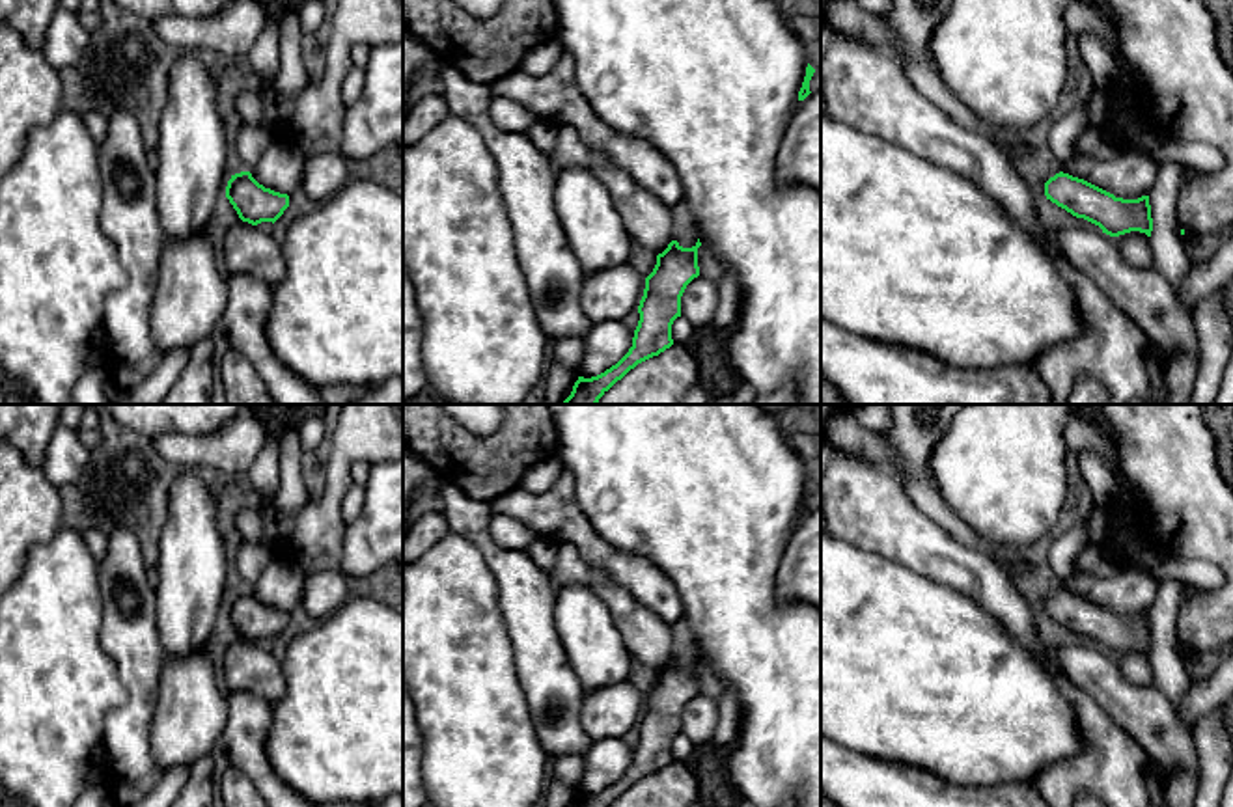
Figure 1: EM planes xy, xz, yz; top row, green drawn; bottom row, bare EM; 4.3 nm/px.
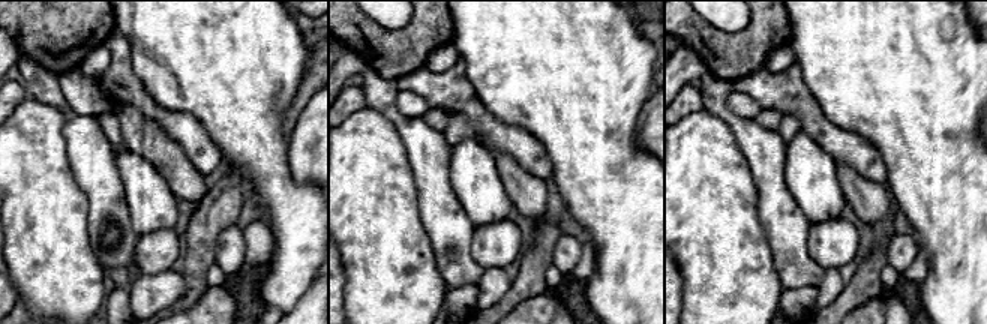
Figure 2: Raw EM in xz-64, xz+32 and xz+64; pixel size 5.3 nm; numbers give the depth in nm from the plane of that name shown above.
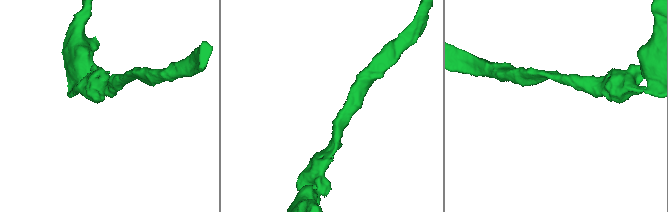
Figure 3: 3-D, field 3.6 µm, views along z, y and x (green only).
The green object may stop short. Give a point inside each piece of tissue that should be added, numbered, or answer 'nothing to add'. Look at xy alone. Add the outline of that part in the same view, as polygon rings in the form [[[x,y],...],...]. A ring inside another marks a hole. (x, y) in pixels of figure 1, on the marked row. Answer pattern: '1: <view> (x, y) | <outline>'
nothing to add

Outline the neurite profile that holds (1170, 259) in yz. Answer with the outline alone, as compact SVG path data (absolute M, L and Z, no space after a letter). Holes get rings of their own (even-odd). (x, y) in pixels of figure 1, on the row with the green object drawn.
M1181 162L1160 164L1157 183L1149 194L1153 268L1170 281L1173 291L1179 289L1190 268L1190 259L1183 246L1183 227L1177 218L1179 185L1185 168Z

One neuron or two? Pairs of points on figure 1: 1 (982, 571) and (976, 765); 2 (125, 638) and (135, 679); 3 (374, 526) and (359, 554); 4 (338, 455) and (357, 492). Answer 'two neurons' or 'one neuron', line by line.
1: two neurons
2: one neuron
3: one neuron
4: two neurons

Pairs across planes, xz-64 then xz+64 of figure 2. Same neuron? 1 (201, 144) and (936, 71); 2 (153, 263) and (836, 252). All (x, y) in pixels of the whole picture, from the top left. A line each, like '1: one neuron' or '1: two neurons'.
1: two neurons
2: one neuron

